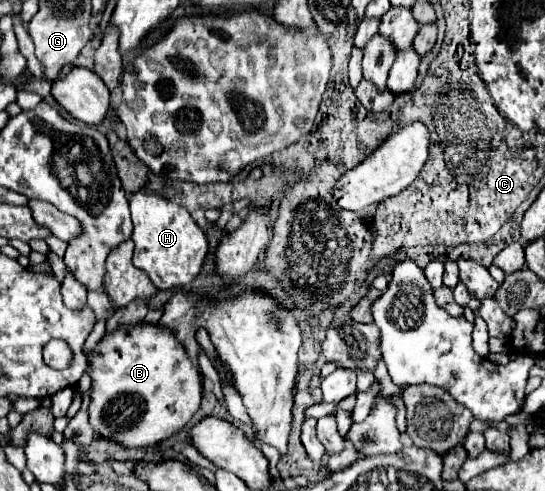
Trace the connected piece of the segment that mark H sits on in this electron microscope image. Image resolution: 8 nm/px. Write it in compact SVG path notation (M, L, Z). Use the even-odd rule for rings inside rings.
M135 192L129 204L133 220L131 240L135 242L133 266L143 270L157 290L173 290L187 286L201 272L209 252L209 242L203 230L197 226L197 222L185 208L157 194Z

